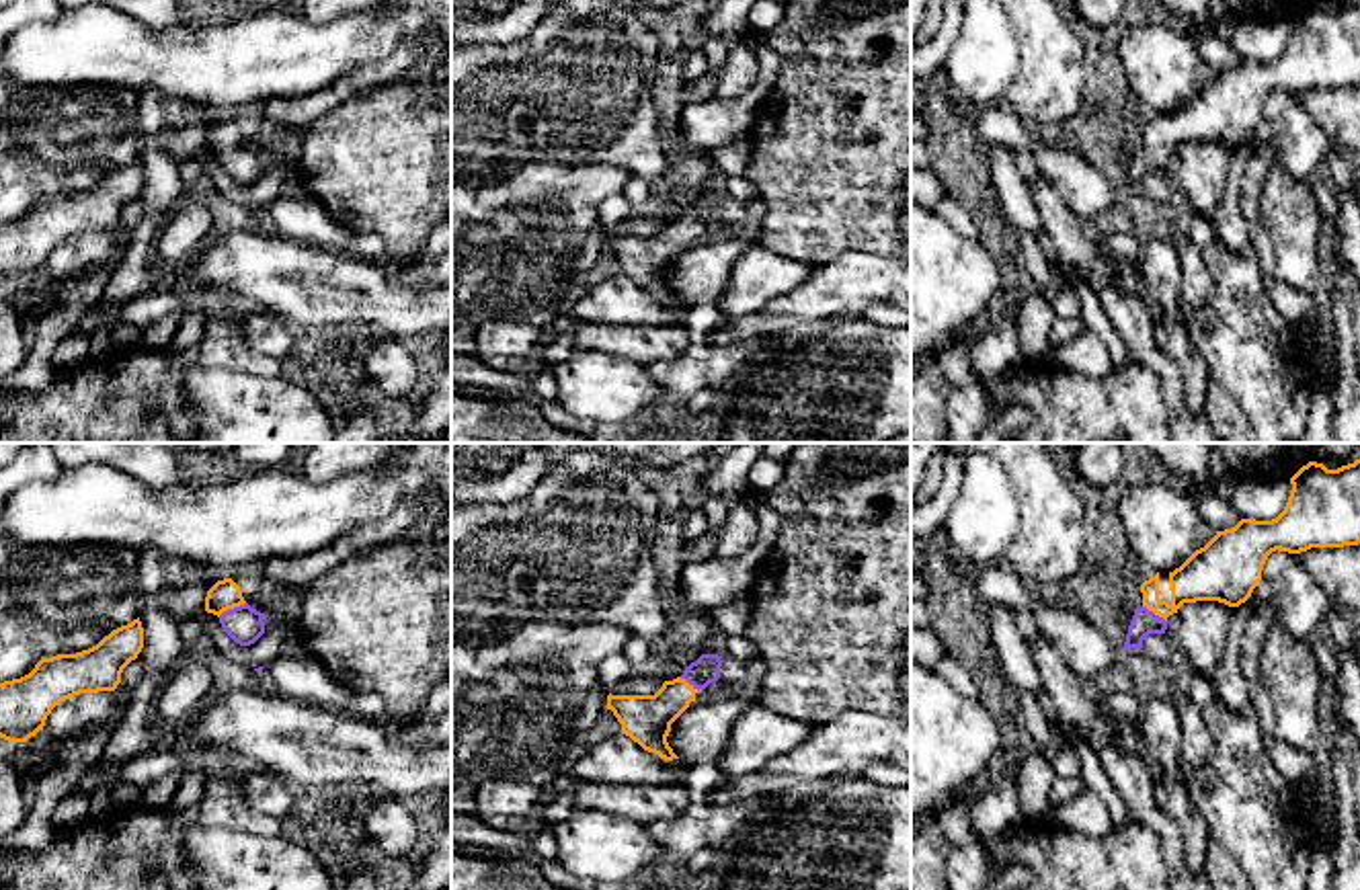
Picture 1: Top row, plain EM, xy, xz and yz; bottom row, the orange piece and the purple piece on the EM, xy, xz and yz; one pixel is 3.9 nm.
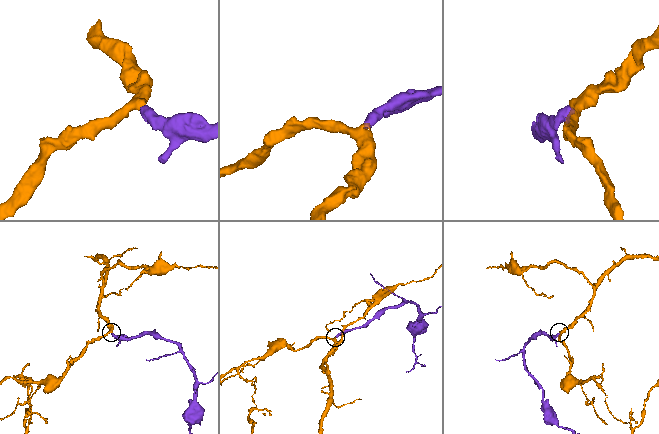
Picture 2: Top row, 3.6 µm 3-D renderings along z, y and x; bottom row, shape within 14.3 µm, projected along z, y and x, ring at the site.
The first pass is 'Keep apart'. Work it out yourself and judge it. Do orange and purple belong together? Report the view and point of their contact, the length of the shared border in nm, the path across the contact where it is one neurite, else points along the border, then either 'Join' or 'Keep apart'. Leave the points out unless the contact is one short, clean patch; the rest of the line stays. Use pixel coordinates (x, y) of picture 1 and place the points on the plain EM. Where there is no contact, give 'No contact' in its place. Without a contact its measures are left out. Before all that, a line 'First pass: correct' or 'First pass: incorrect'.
First pass: incorrect
Touches orange at xy (230, 148). Shared border 130 nm. Path across: xy (224, 136), (230, 148), (243, 165). Join

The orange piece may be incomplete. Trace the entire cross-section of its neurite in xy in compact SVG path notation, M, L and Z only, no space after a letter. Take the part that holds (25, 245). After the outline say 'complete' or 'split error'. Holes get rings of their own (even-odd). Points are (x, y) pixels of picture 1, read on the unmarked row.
M137 158L88 191L41 199L29 215L0 224L0 279L27 283L62 242L80 234L115 232L123 209L142 189L144 168Z; complete

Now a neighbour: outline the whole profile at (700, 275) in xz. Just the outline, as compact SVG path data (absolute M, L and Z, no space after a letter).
M738 234L728 240L691 246L671 265L667 283L687 308L716 304L728 287L734 262L755 242L759 240Z

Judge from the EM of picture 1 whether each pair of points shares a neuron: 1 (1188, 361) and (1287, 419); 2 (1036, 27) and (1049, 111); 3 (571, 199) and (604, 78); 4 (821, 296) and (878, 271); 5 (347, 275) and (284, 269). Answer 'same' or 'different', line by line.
1: different
2: same
3: different
4: same
5: same

